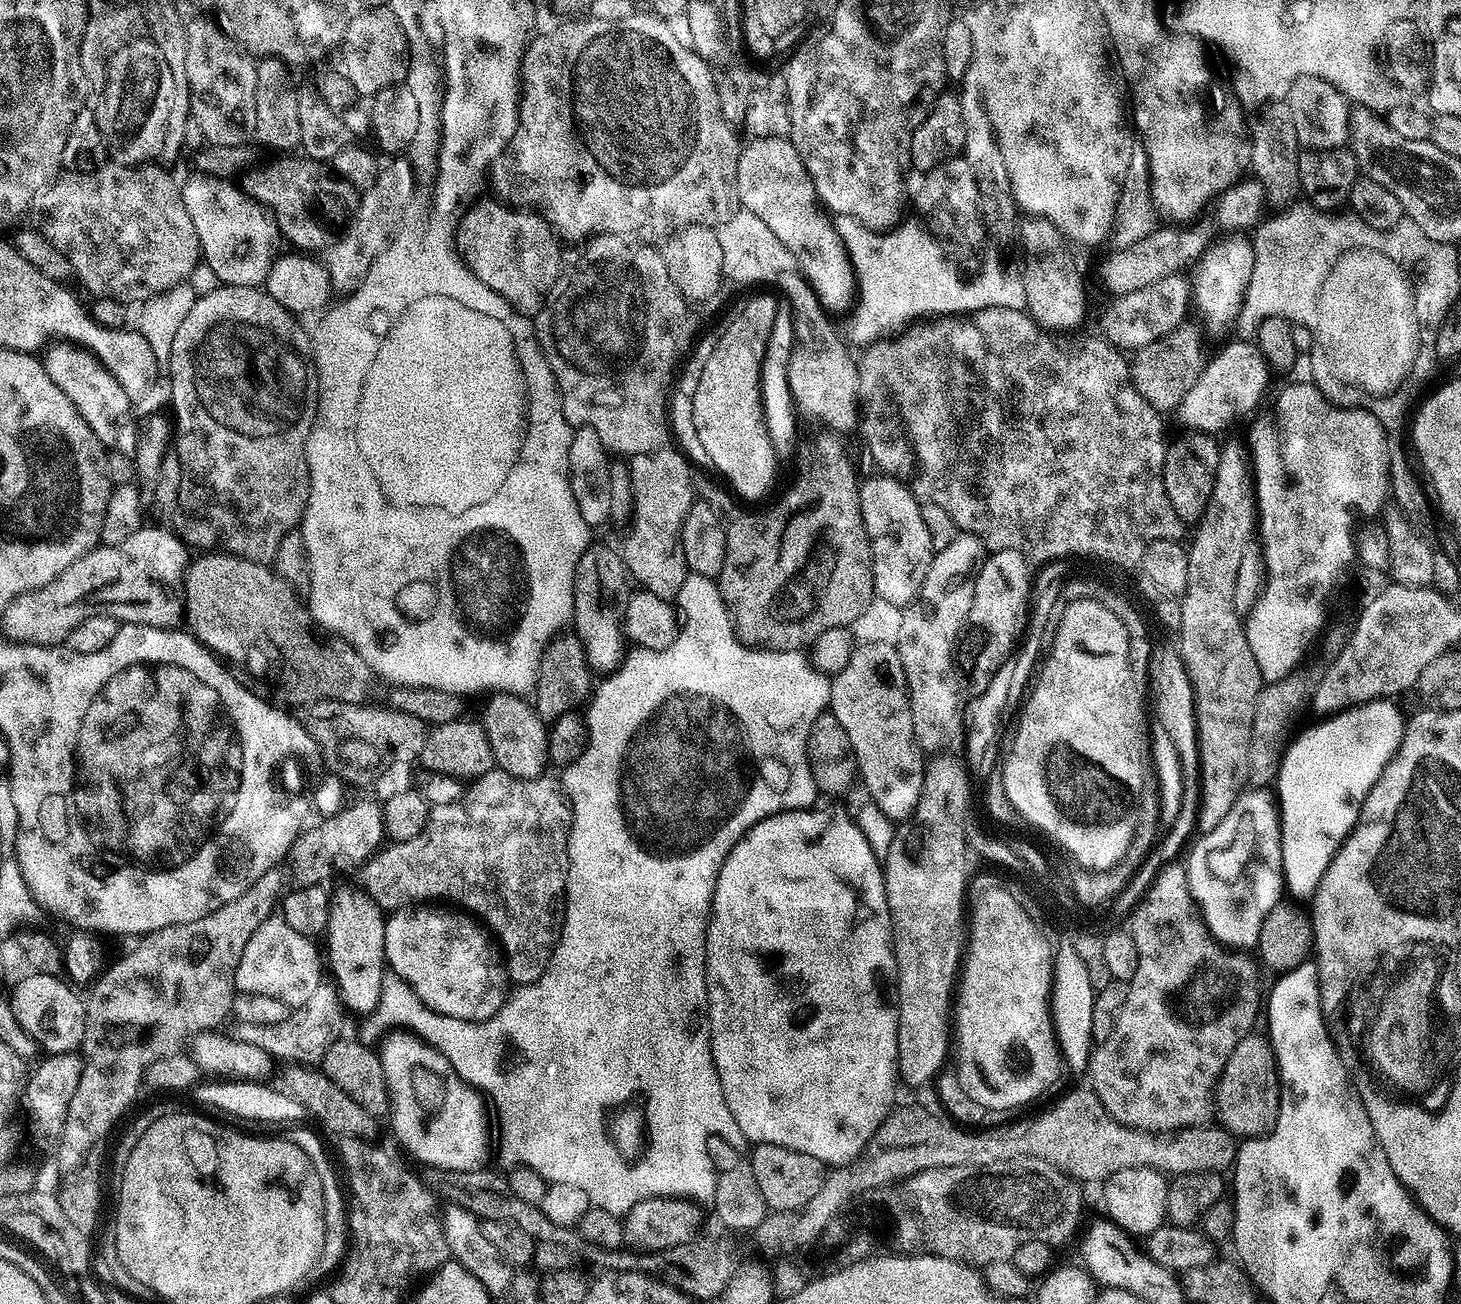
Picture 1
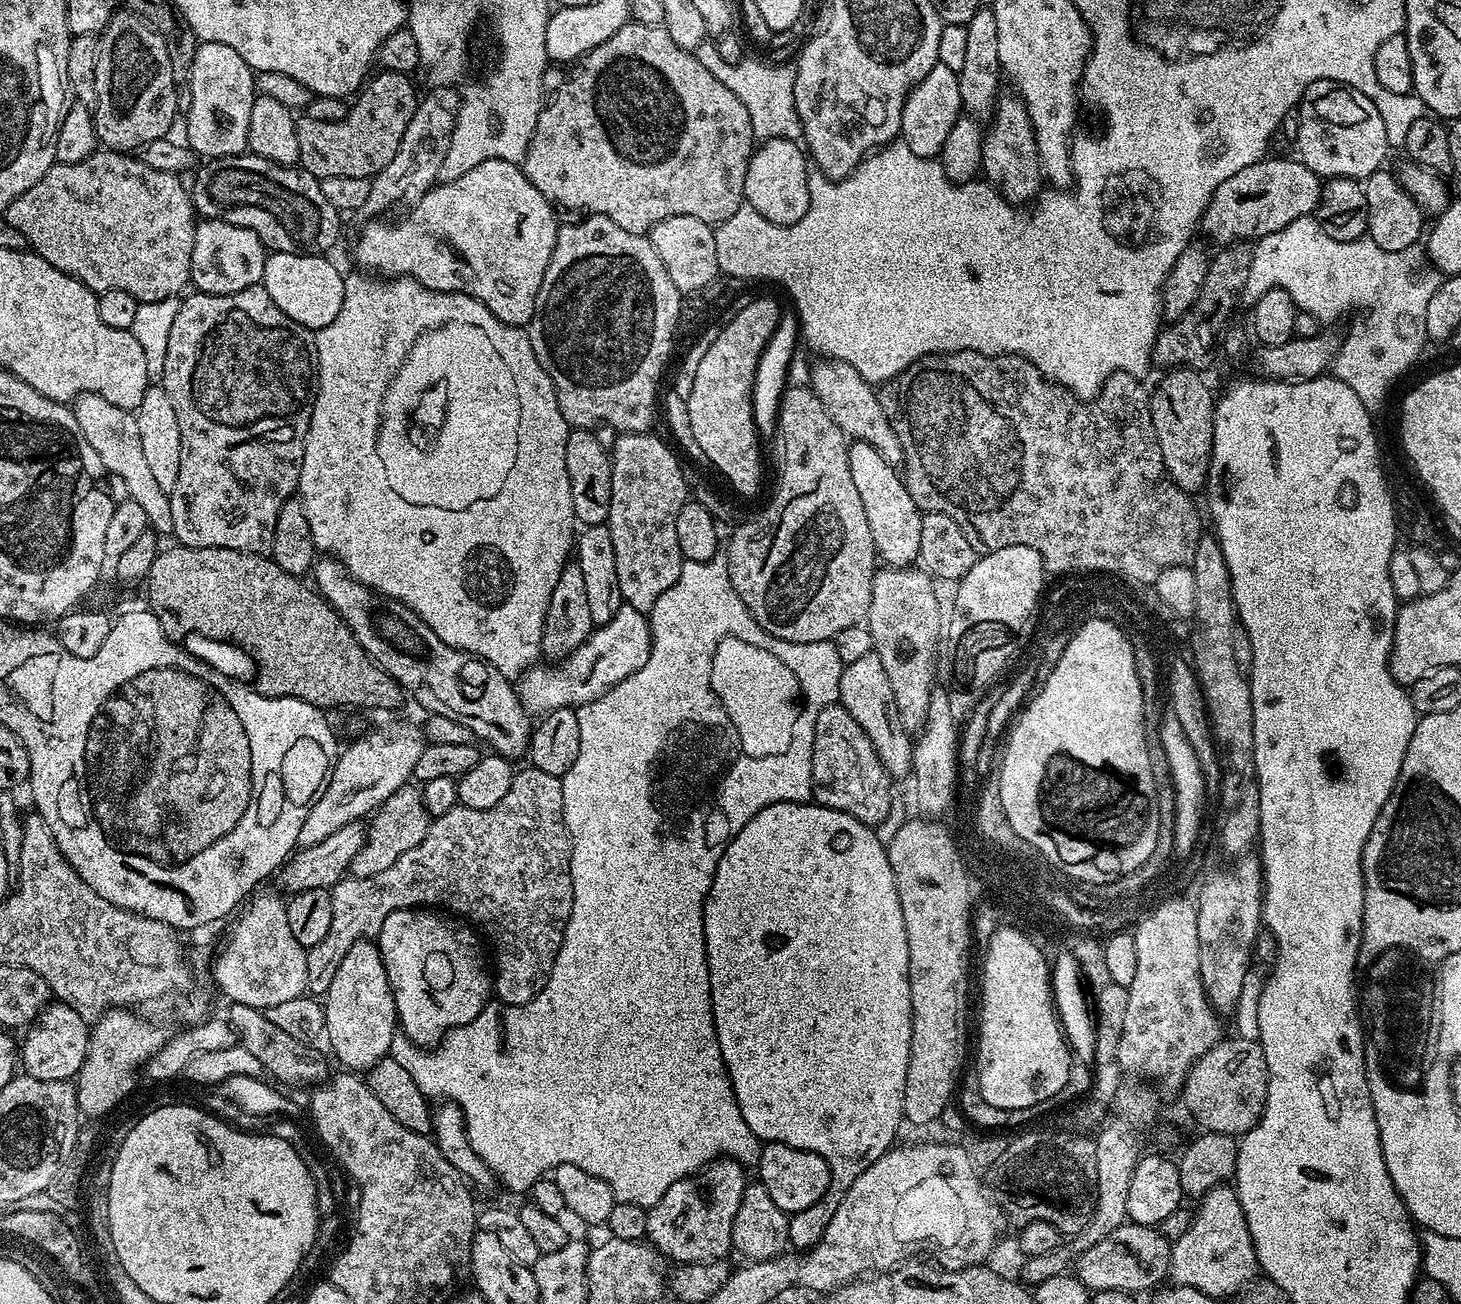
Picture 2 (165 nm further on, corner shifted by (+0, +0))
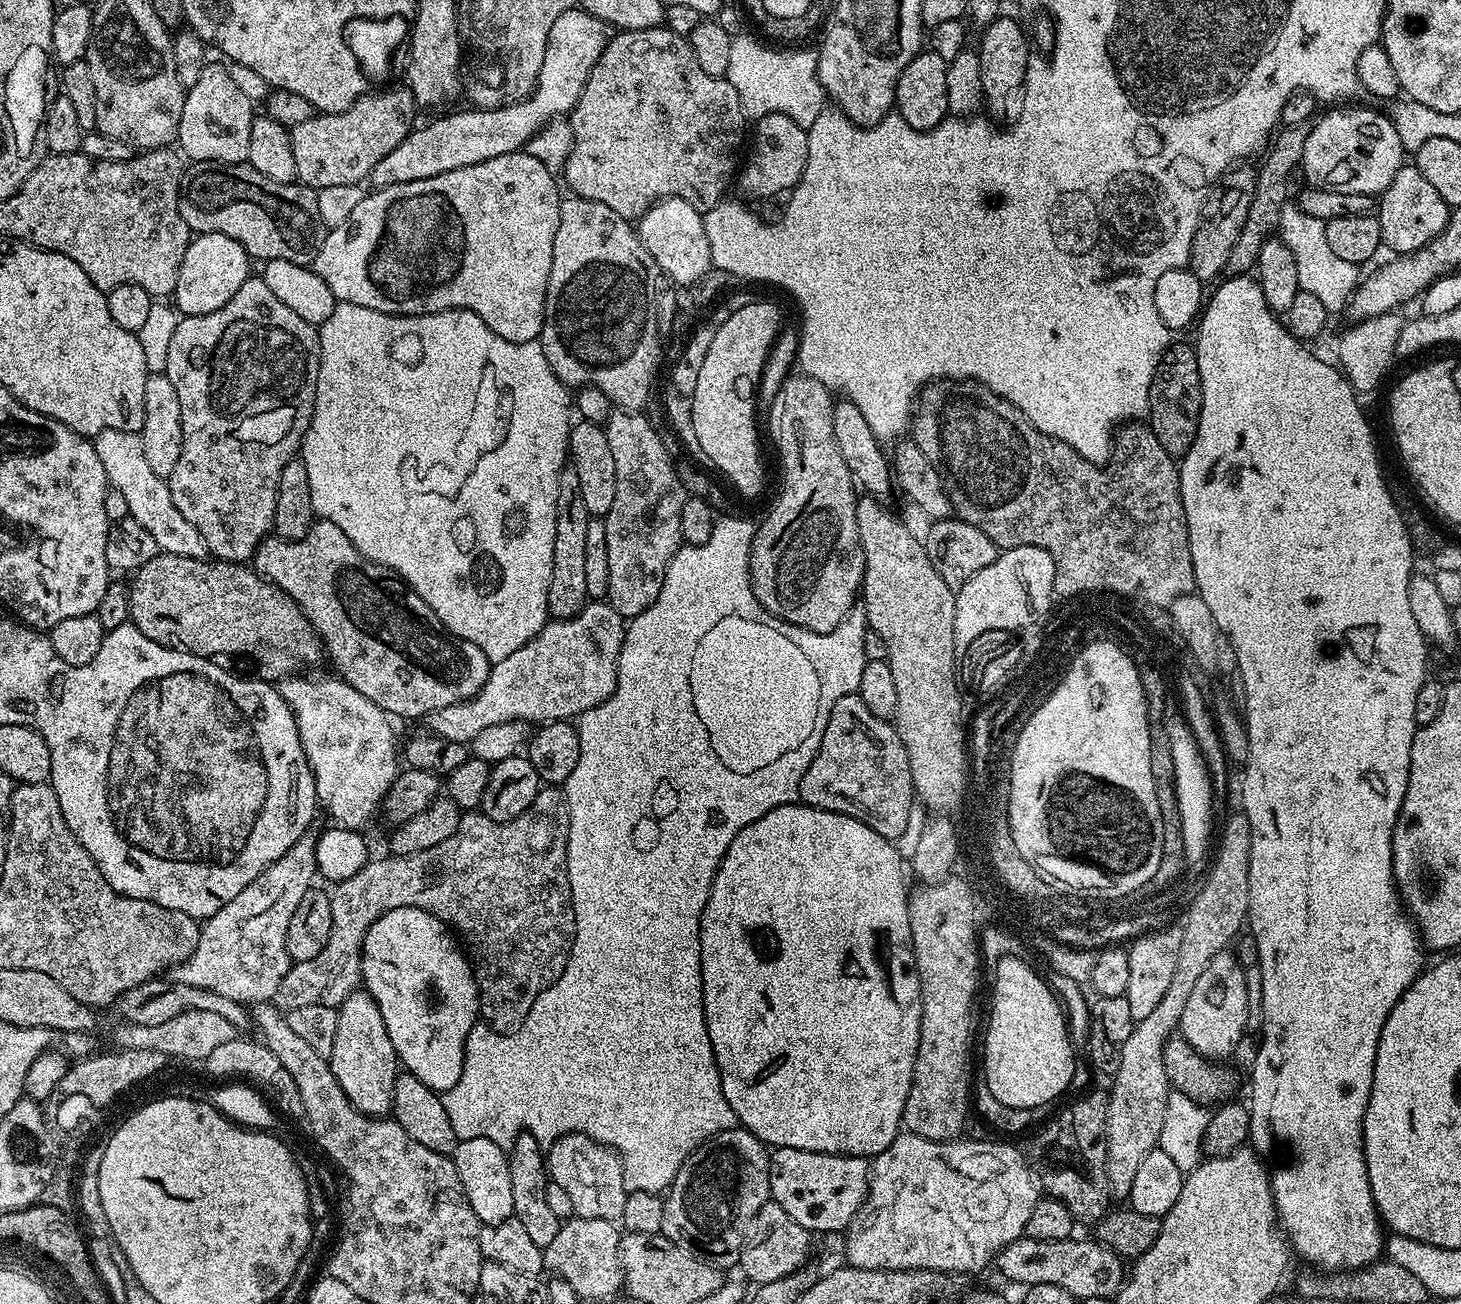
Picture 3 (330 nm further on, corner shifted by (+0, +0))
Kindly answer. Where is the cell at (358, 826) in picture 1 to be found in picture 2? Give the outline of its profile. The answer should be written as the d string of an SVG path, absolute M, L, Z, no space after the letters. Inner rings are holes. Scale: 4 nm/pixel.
M405 786L399 788L386 802L377 808L371 817L370 823L366 828L366 842L362 850L357 854L352 862L350 869L351 875L355 878L370 878L374 874L382 874L382 870L390 870L406 850L414 850L422 838L426 838L430 817L424 797L419 787Z

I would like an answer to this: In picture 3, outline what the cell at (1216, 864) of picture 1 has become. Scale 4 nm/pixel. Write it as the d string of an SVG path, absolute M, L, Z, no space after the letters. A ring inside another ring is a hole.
M1225 950L1210 959L1206 970L1199 975L1186 1001L1178 1032L1200 1056L1213 1062L1224 1062L1249 1028L1246 969L1231 951Z

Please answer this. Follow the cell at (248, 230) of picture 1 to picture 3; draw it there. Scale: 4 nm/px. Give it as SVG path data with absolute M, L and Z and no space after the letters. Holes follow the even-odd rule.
M202 232L189 239L182 266L178 270L174 293L177 313L180 316L197 316L210 314L210 310L218 310L218 306L226 306L226 302L230 302L230 298L238 294L238 286L248 280L248 264L250 265L250 257L247 250L238 242L234 242L234 238L226 238L226 234Z

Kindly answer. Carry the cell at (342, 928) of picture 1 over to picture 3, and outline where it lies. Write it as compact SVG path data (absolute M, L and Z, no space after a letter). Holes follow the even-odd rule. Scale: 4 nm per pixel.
M357 990L340 1004L338 1011L338 1035L330 1057L334 1078L338 1078L338 1086L342 1086L346 1098L350 1098L359 1112L387 1117L392 1110L398 1061L394 1042L390 1042L390 1034L386 1034L386 1022L382 1022L382 1010L378 1010L378 1002L374 1002L367 990Z

